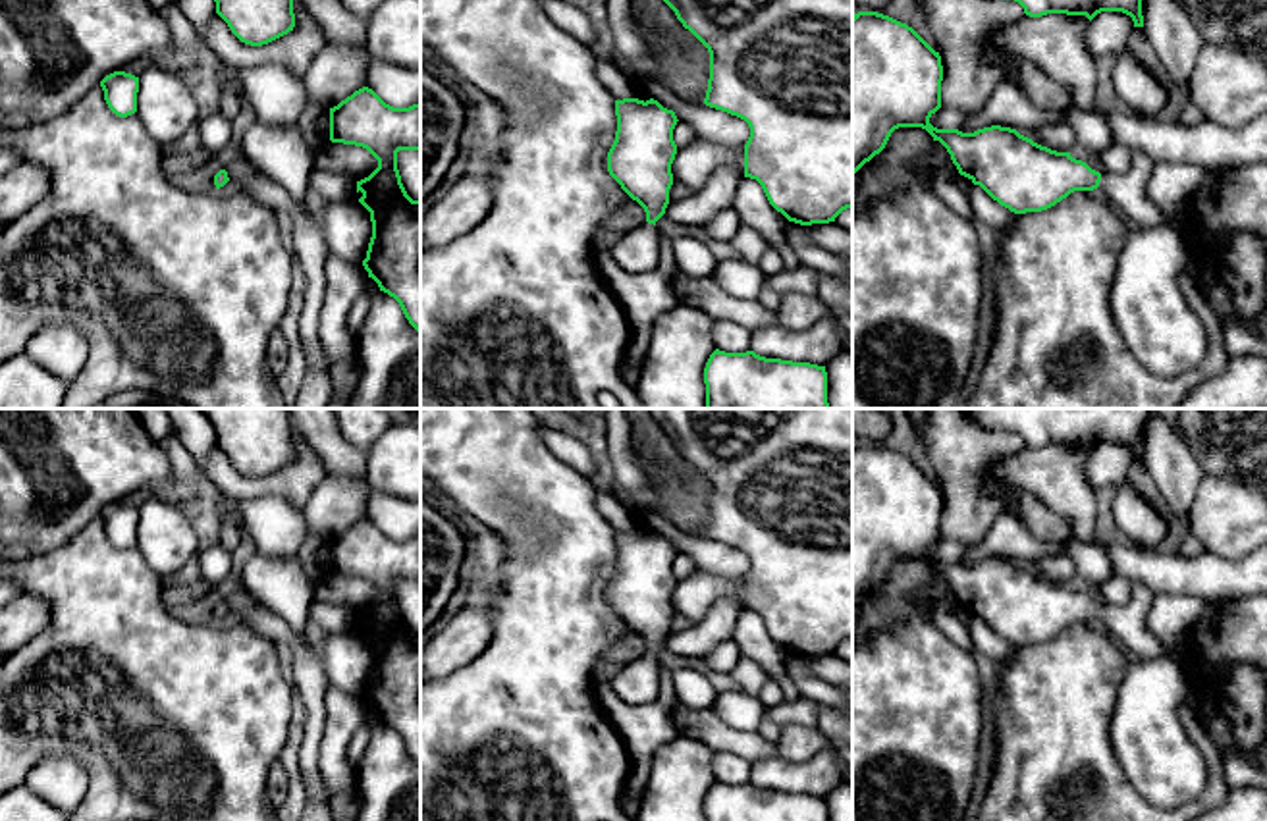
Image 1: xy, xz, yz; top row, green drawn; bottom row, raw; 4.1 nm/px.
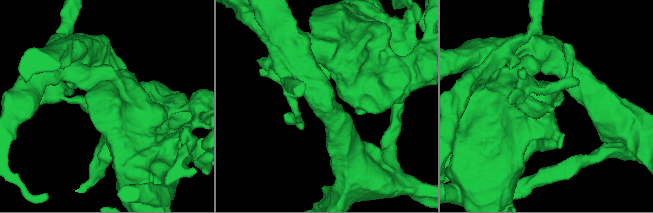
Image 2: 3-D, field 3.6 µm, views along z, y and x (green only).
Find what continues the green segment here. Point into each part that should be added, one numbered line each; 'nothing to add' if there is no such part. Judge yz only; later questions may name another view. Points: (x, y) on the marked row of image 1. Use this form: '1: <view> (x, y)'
1: yz (1127, 189)

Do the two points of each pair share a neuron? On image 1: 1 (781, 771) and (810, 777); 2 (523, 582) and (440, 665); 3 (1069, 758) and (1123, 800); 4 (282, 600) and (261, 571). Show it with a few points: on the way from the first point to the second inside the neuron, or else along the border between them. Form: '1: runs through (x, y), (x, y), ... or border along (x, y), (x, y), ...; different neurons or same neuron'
1: runs through (789, 777), (803, 777); same neuron
2: border along (486, 602), (492, 633), (477, 656); different neurons
3: runs through (1084, 760), (1090, 760), (1100, 769), (1107, 785); same neuron
4: runs through (282, 592), (269, 579); same neuron

